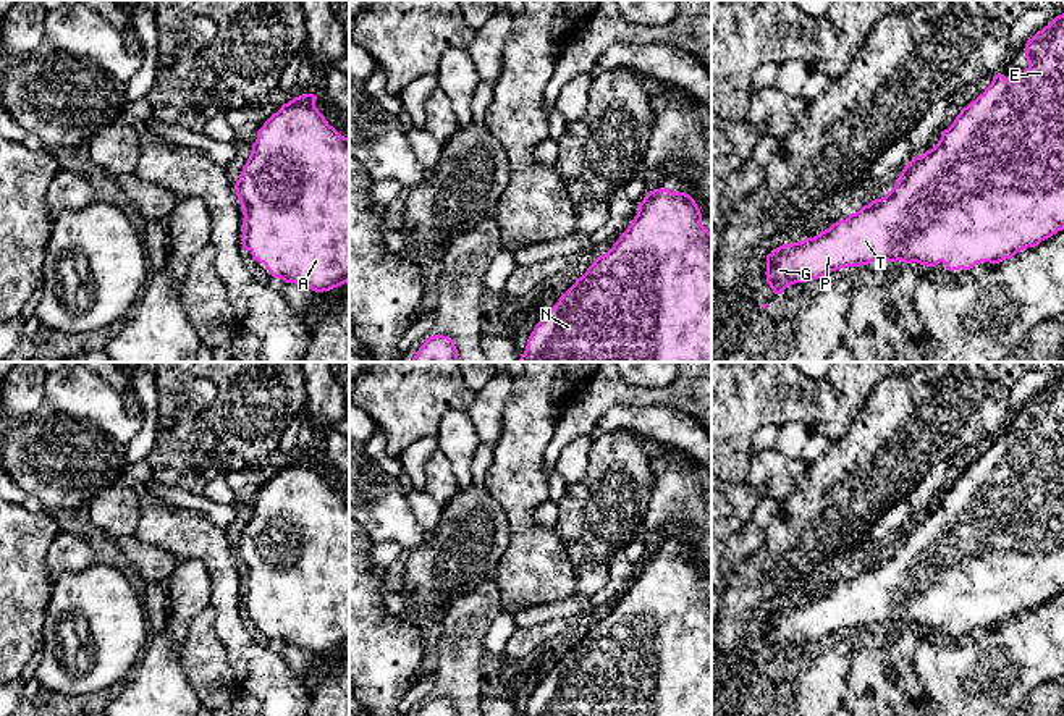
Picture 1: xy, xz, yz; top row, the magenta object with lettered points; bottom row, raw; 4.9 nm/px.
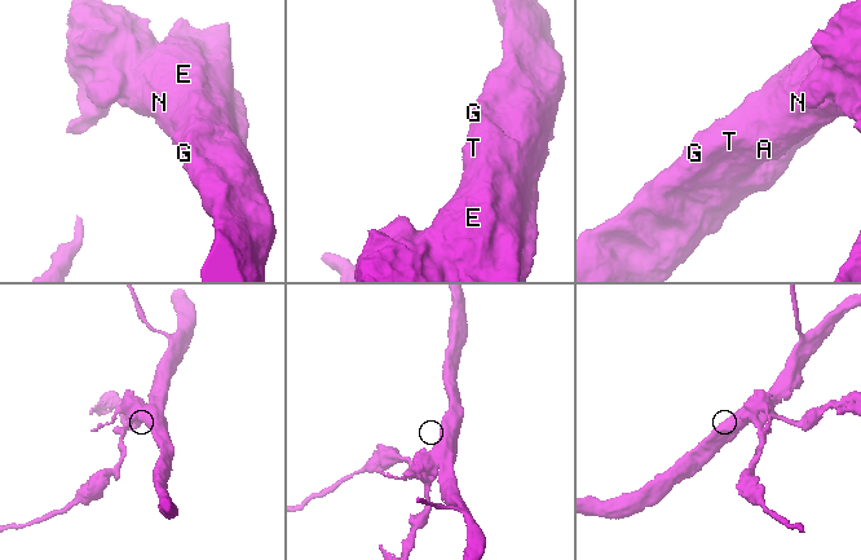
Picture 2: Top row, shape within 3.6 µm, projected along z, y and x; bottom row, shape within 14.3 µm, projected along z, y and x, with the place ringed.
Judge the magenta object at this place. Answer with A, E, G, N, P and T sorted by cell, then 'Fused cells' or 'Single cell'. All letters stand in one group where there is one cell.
Groups: A E G N P T. Single cell

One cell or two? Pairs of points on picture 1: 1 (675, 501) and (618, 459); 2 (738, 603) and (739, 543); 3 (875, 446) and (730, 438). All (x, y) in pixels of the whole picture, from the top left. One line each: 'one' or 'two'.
1: two
2: two
3: two

